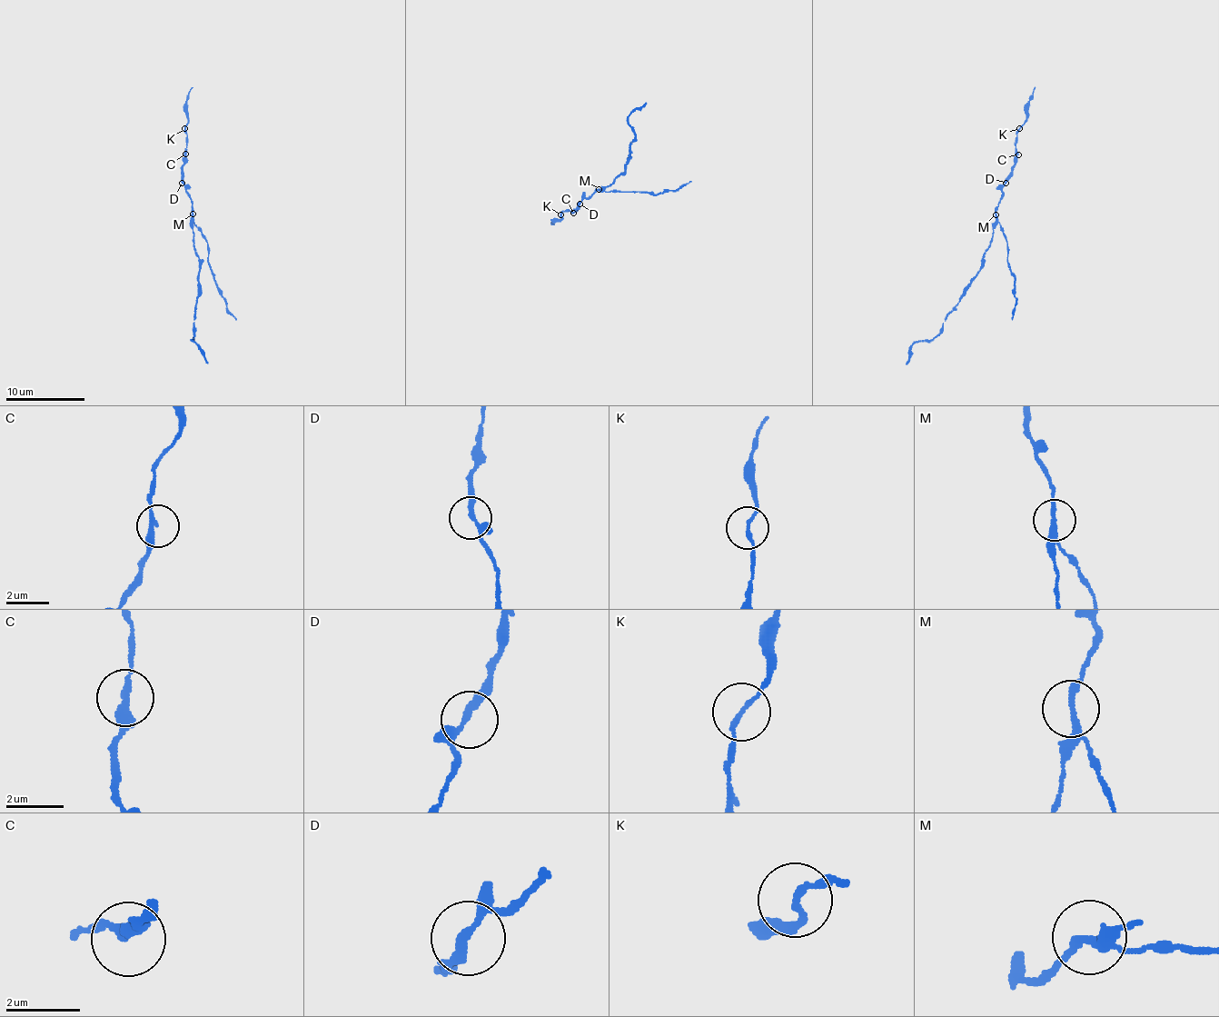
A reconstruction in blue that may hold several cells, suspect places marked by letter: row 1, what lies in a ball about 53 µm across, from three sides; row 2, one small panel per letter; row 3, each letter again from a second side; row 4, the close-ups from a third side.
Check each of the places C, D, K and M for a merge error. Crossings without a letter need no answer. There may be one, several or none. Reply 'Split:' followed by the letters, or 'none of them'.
Split: K, M

